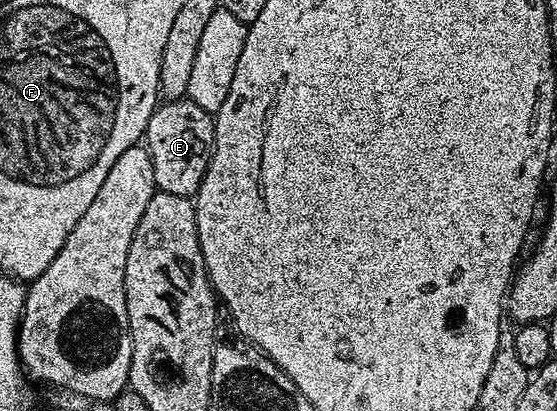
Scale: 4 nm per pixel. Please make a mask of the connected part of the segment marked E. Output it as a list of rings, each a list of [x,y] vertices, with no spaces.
[[[188,98],[172,99],[158,105],[145,130],[145,147],[152,158],[158,189],[165,194],[194,197],[206,174],[214,146],[214,115],[209,114]]]

